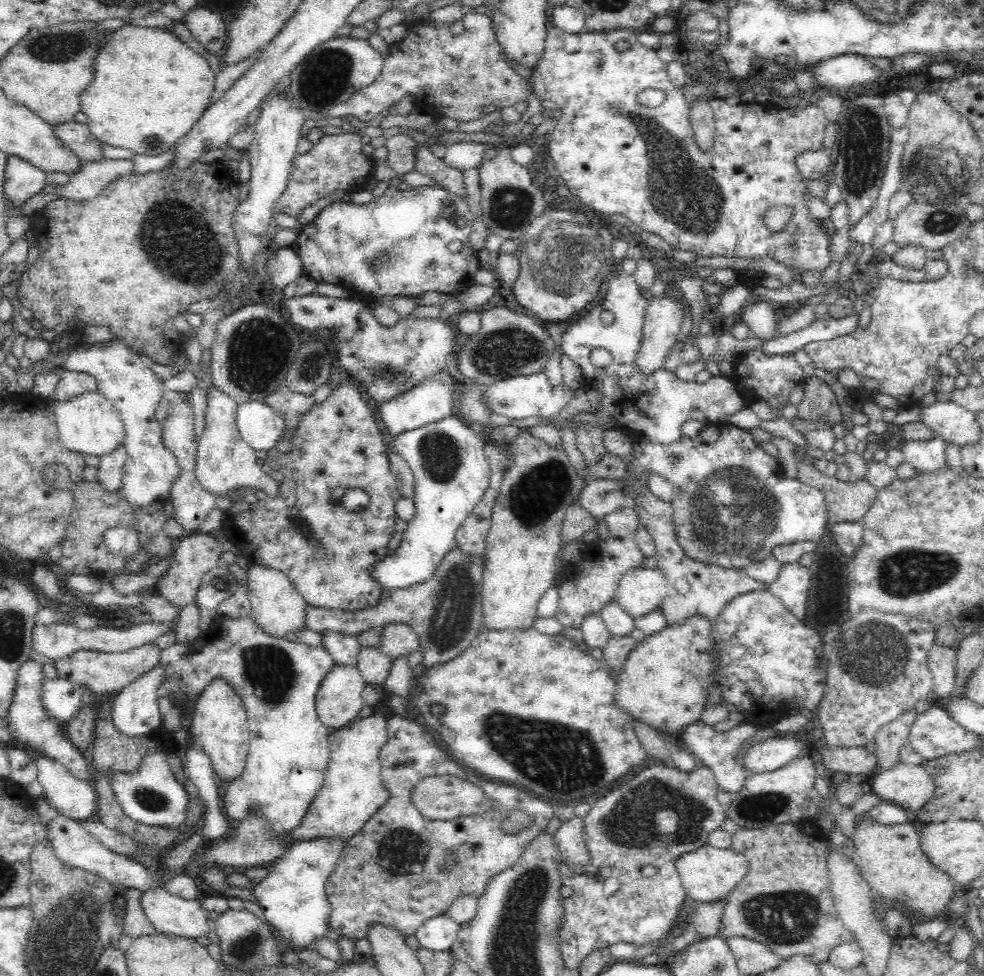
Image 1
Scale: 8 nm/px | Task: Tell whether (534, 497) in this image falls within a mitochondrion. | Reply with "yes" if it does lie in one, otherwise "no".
yes

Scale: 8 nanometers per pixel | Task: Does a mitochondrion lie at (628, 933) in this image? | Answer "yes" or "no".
no

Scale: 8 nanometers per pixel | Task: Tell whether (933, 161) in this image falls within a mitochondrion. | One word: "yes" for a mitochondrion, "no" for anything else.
yes

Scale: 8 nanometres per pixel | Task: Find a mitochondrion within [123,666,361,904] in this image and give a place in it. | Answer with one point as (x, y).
(147, 798)

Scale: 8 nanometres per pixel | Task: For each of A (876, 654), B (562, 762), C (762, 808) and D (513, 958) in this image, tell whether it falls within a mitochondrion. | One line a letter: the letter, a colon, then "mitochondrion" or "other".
A: mitochondrion
B: mitochondrion
C: mitochondrion
D: mitochondrion

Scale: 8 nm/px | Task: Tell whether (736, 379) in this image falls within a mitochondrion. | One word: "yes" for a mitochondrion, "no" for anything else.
no

